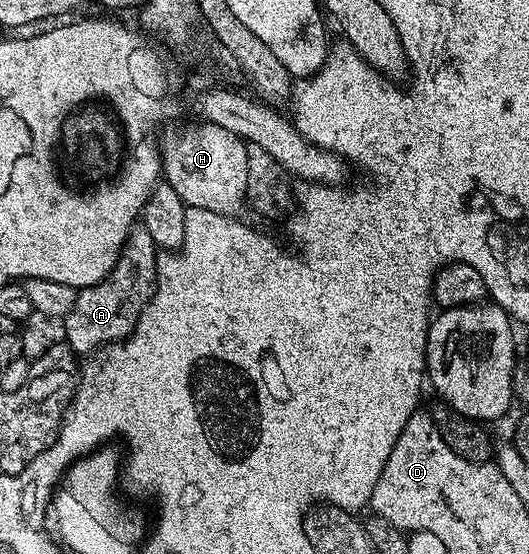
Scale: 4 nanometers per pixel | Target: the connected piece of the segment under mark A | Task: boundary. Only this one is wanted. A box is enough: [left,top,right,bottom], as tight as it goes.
[61,225,157,353]

